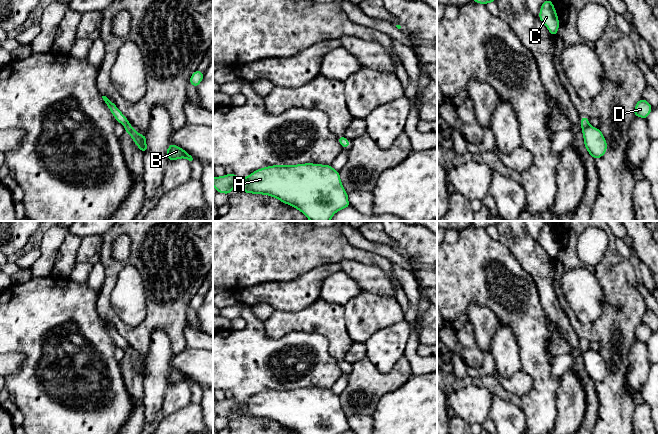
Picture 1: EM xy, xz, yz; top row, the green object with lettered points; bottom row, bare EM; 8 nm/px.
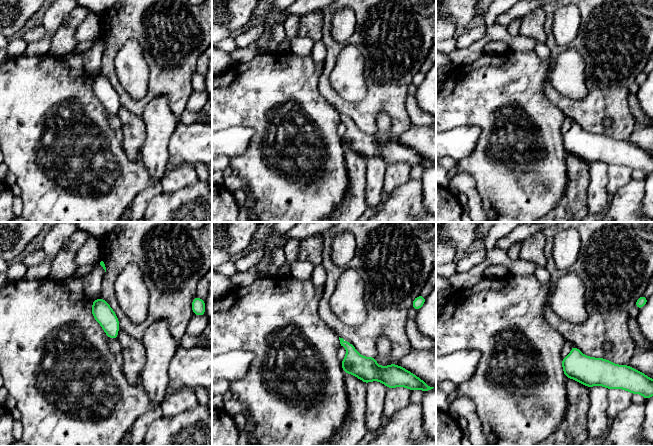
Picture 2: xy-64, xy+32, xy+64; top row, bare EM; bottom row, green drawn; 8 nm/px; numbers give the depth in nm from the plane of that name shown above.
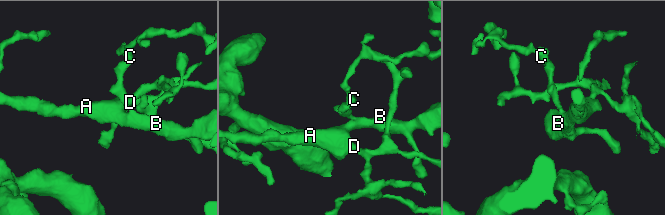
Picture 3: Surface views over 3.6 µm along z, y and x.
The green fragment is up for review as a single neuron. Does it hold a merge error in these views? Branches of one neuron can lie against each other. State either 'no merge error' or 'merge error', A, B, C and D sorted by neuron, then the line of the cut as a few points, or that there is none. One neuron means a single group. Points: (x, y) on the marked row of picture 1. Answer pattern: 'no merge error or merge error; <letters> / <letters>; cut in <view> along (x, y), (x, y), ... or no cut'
no merge error; A B C D; no cut

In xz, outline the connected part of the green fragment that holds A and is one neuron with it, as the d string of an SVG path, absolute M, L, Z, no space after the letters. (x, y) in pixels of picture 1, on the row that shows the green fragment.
M305 163L267 166L244 178L238 178L234 173L215 176L213 186L218 193L230 194L235 187L241 186L246 194L272 196L298 209L310 221L330 221L336 212L351 207L340 174L331 165Z

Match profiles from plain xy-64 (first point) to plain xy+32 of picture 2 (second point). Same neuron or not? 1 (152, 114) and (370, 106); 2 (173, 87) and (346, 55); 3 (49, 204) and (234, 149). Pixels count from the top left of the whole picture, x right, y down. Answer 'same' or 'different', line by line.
1: different
2: different
3: different

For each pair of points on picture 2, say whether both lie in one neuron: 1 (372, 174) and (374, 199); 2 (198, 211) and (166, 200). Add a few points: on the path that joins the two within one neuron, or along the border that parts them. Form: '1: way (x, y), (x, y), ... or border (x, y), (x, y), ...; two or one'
1: way (374, 180), (374, 193); one
2: way (190, 211), (177, 211), (174, 208); one

